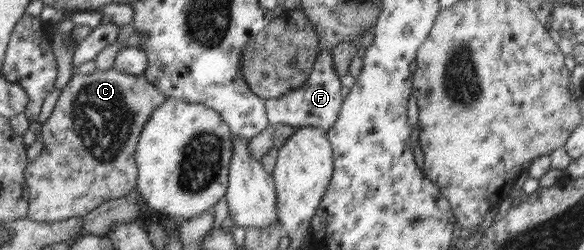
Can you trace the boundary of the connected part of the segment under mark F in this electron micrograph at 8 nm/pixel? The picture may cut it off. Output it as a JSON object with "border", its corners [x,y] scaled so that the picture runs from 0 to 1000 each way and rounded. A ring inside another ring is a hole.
{"border":[[[555,192],[539,240],[526,328],[512,356],[486,372],[481,388],[454,396],[454,436],[464,496],[490,496],[505,516],[541,508],[560,524],[579,480],[586,392],[586,336],[570,252],[568,192]]]}

